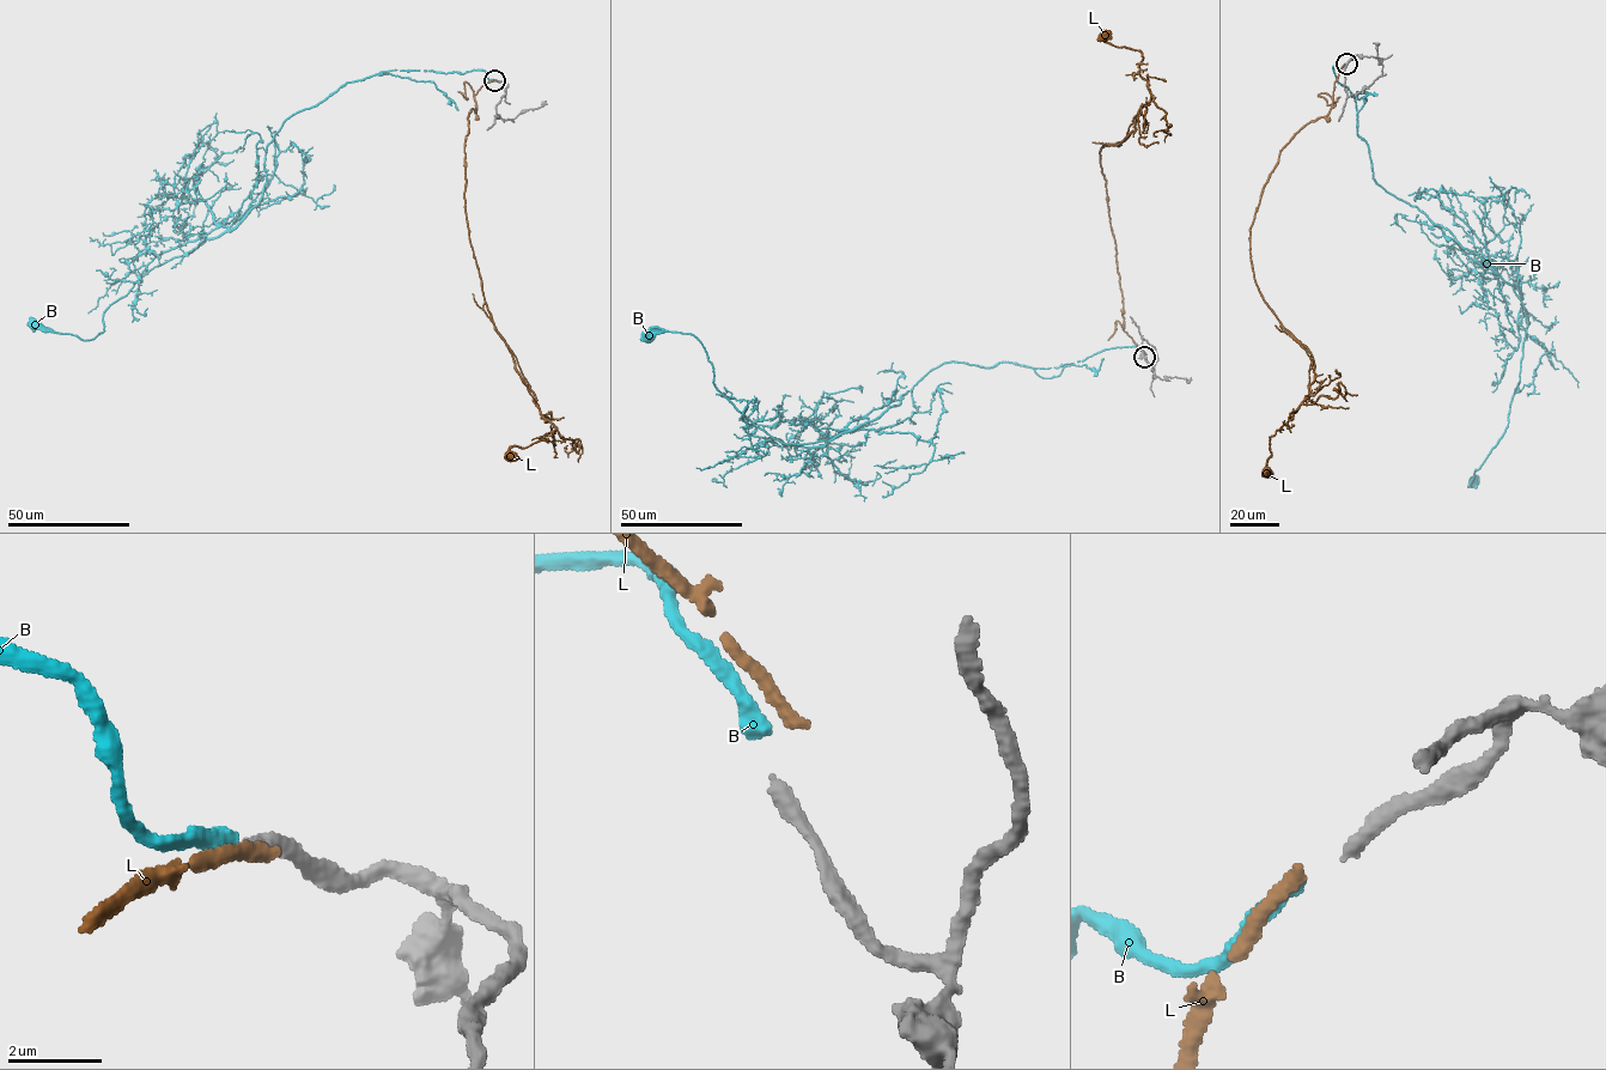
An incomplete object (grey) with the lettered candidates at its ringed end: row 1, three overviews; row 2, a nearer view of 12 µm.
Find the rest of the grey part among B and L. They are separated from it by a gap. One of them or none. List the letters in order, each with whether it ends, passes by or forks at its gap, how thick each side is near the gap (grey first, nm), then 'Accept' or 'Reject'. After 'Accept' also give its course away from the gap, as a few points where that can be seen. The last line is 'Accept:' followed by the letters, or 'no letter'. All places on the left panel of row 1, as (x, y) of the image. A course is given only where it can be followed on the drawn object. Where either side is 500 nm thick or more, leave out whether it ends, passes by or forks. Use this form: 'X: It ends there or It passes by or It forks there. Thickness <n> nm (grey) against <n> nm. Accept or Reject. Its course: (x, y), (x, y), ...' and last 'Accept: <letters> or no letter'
B: It ends there. Thickness 320 nm (grey) against 360 nm. Accept. Its course: (493, 80), (396, 70), (346, 83), (285, 120), (241, 222), (147, 272), (103, 312), (103, 333), (34, 323)
L: It ends there. Thickness 320 nm (grey) against 300 nm. Reject
Accept: B

